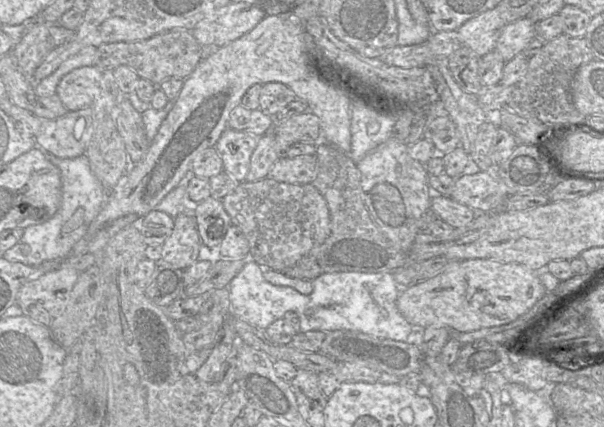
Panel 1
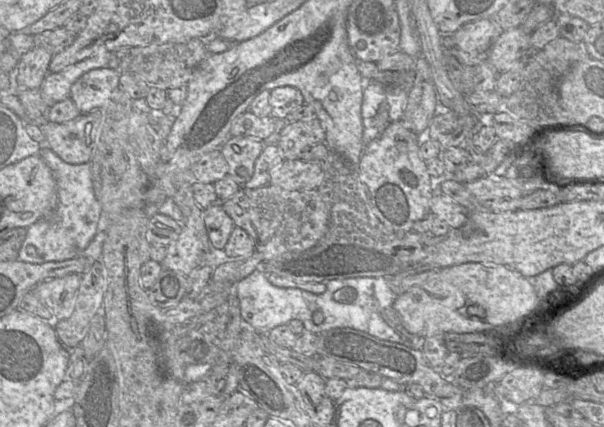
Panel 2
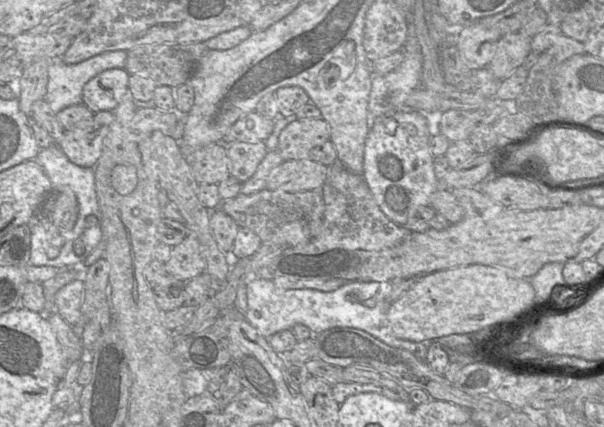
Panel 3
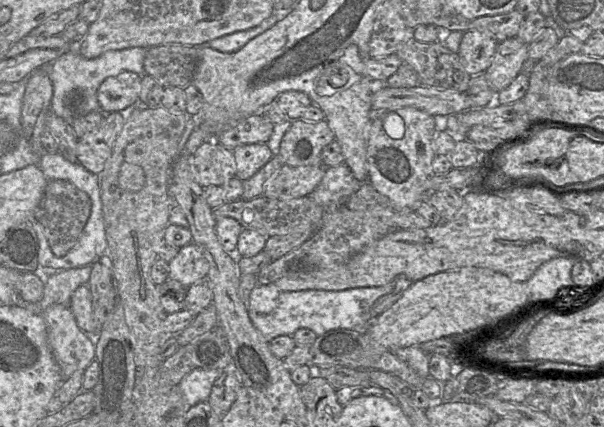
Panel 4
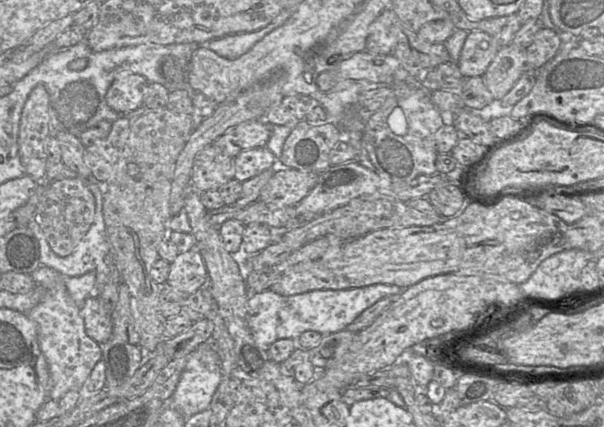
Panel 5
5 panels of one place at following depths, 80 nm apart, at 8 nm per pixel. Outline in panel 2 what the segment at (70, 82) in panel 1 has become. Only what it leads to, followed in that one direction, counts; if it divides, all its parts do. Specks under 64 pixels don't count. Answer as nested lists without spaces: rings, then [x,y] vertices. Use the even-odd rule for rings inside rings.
[[[106,67],[88,71],[71,86],[70,99],[81,113],[99,109],[119,86],[120,73]]]

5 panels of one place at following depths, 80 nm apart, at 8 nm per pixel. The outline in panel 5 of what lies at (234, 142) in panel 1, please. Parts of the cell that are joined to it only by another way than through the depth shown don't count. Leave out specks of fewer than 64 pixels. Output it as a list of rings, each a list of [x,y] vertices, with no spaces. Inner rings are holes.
[[[267,147],[244,150],[234,158],[234,178],[244,182],[275,167],[277,163],[275,155]]]

